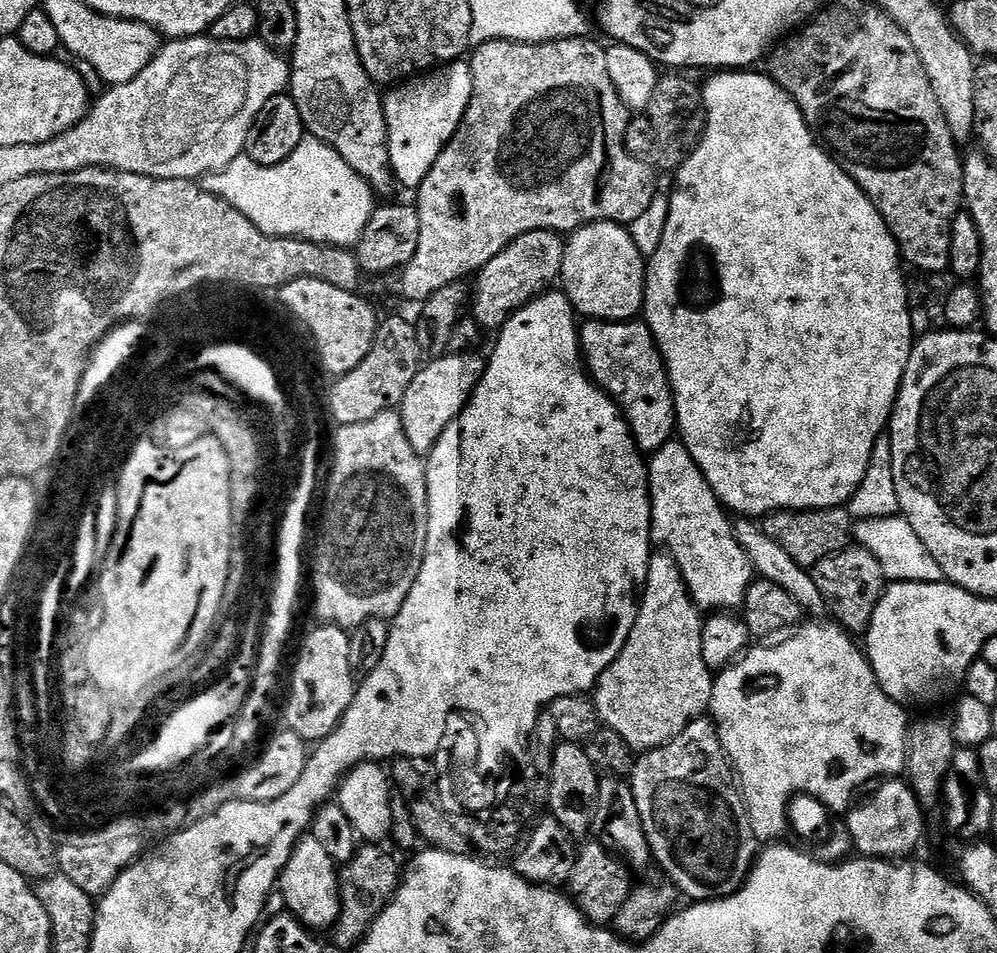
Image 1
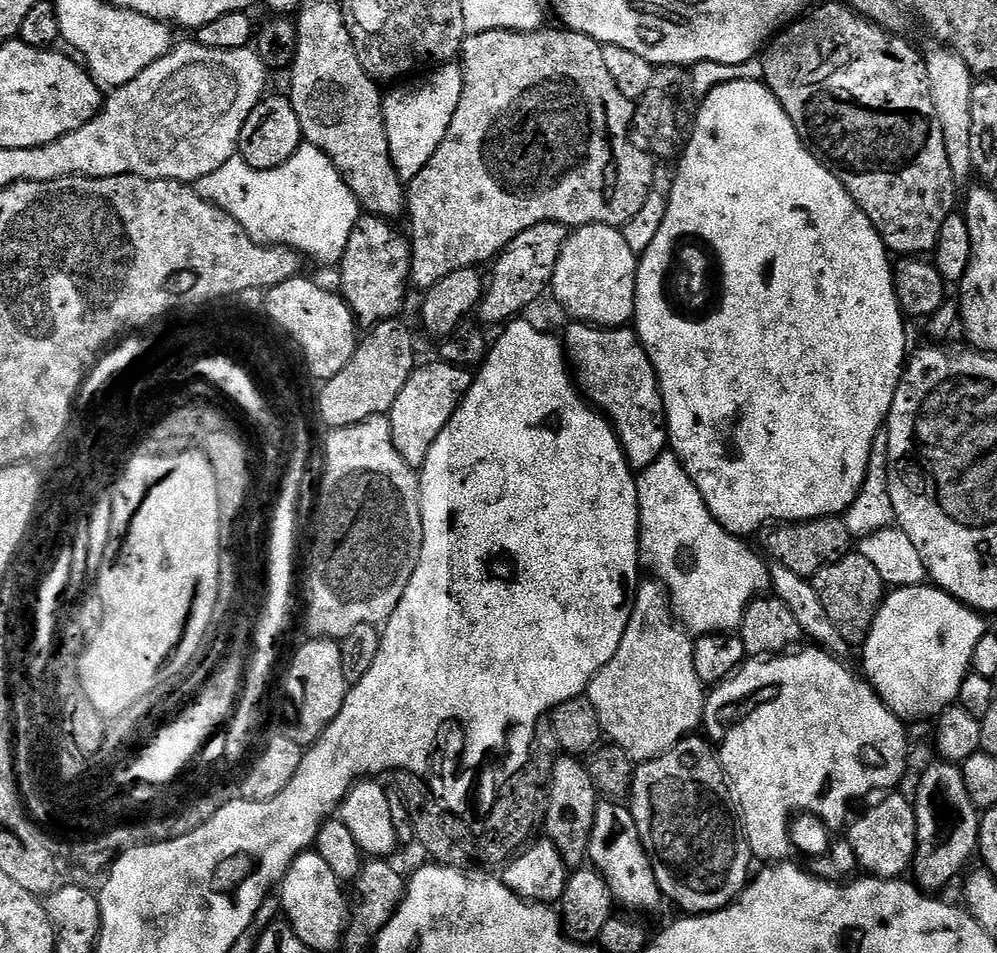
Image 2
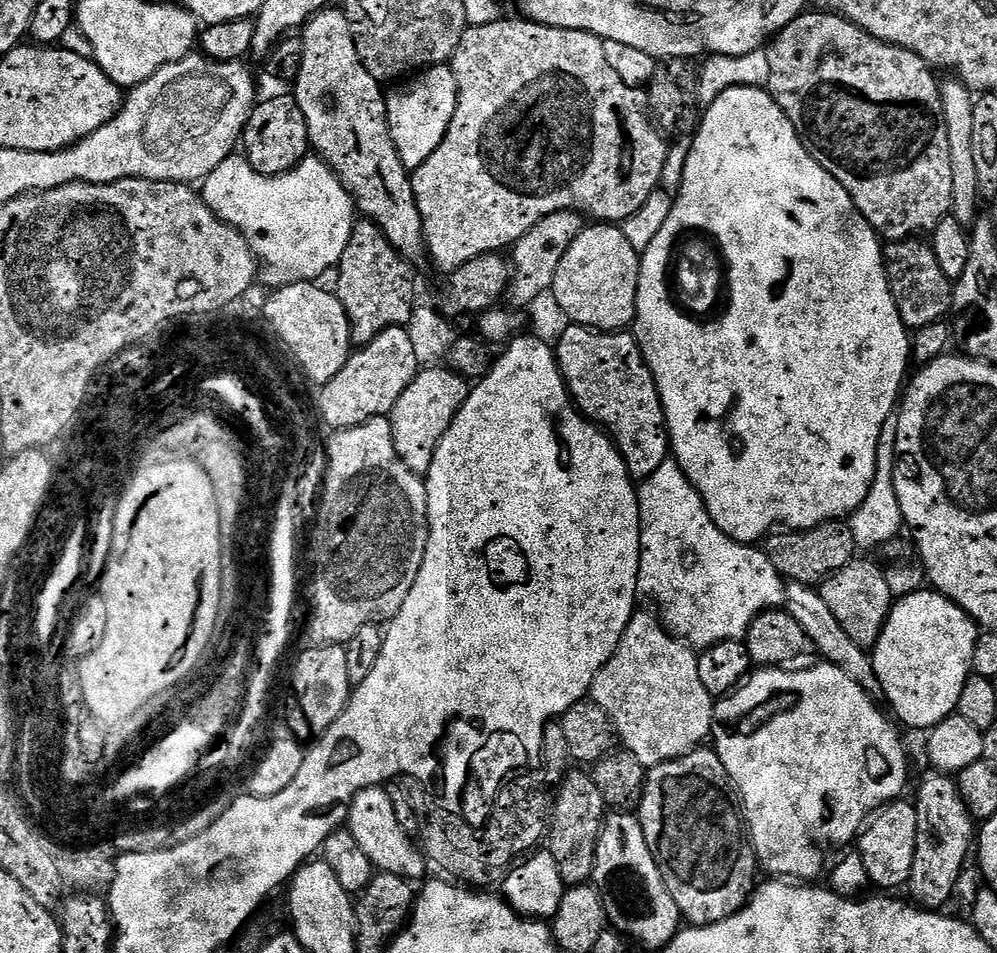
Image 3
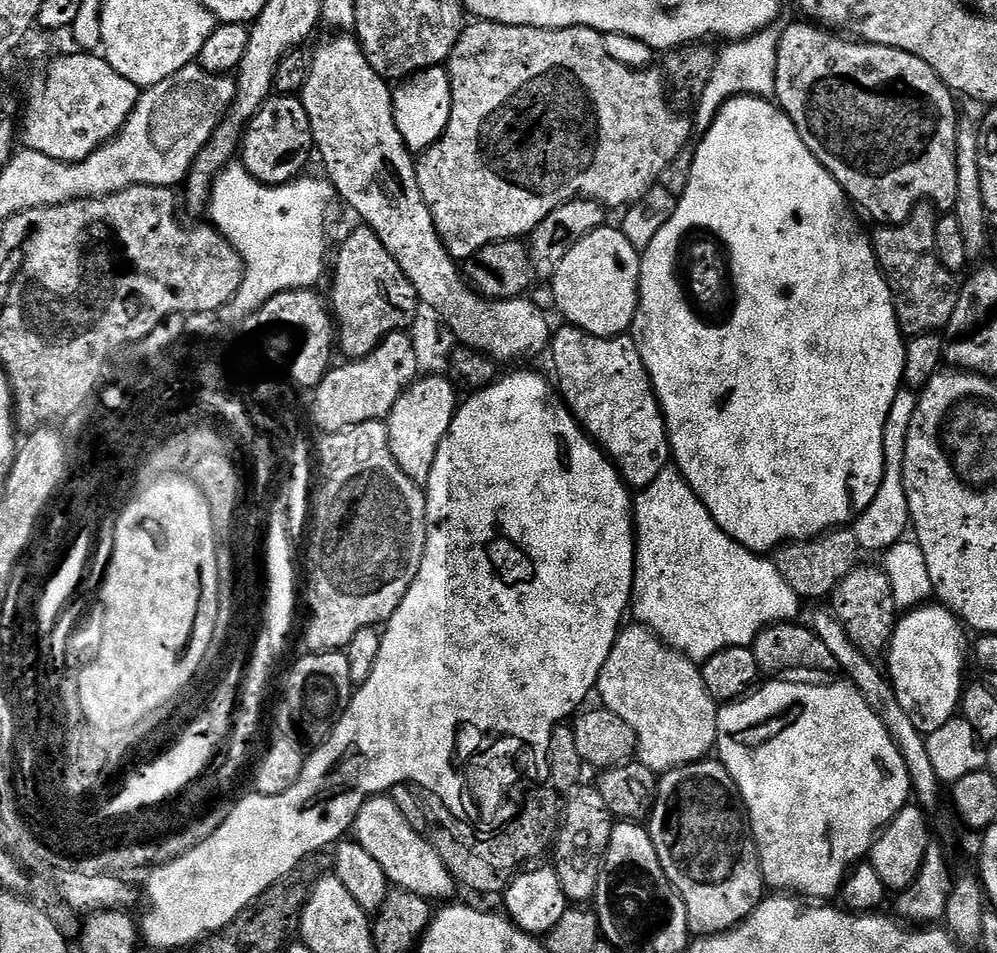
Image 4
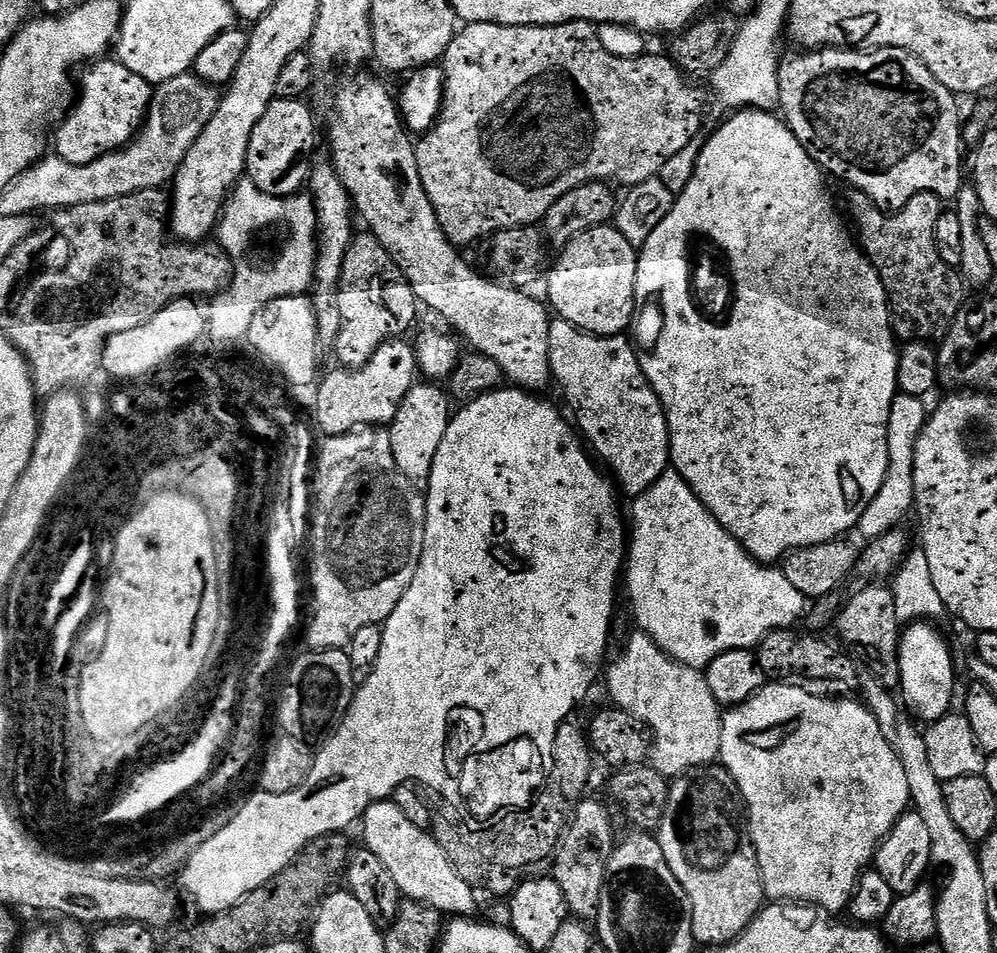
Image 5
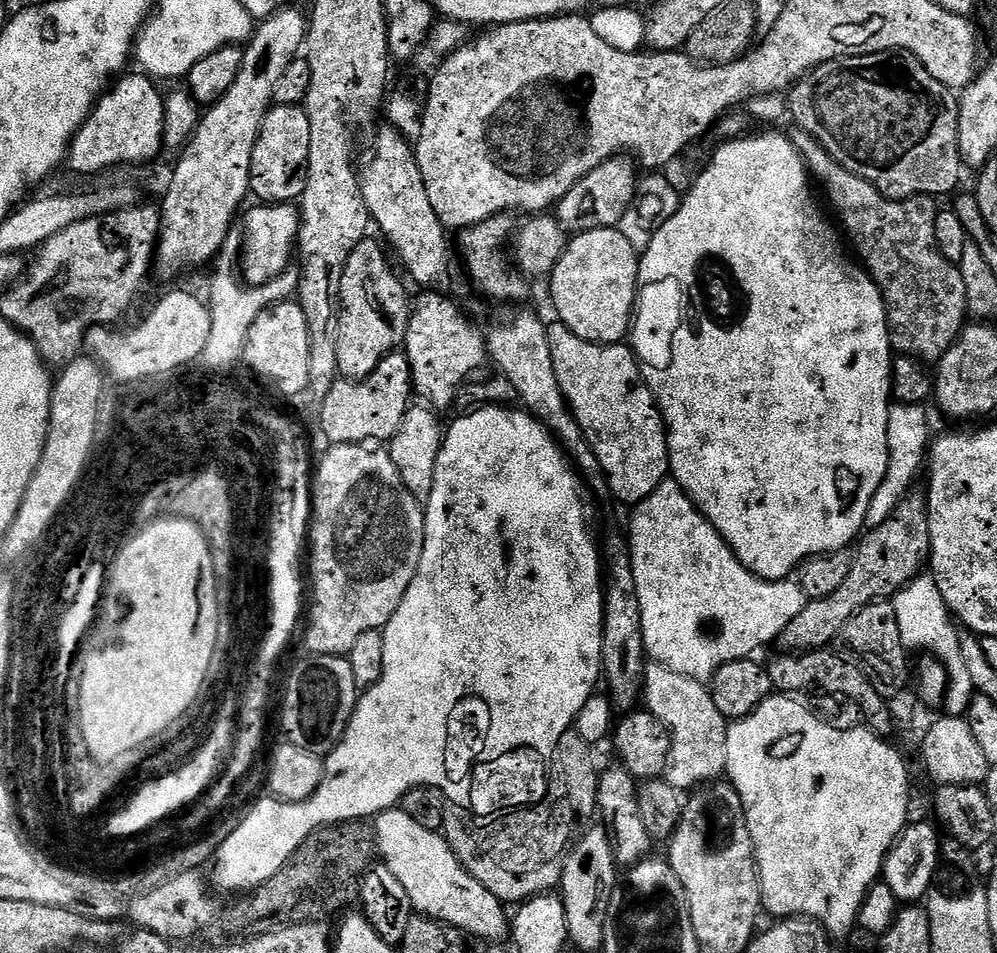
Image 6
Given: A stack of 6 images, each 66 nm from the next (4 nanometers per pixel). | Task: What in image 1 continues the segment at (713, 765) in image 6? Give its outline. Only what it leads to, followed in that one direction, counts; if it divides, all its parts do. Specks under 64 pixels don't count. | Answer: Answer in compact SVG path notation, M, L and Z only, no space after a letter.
M653 555L648 562L648 573L642 577L634 626L618 658L600 675L594 689L594 707L599 723L618 734L633 753L648 752L651 748L669 744L687 724L701 719L708 712L714 676L702 662L702 615L699 612L671 557Z

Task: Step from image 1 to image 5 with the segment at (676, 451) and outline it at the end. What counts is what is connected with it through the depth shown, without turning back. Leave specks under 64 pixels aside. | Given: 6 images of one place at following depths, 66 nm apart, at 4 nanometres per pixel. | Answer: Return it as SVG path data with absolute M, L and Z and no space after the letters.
M675 470L664 472L662 478L658 478L658 482L654 482L654 486L650 486L650 490L635 497L631 504L630 539L626 544L626 584L628 580L628 600L632 603L632 616L636 619L635 627L639 631L645 632L670 658L691 668L704 670L707 669L710 662L714 662L714 658L718 658L718 654L726 654L730 650L742 650L743 648L755 649L771 632L791 629L796 626L792 624L799 622L800 615L804 612L804 604L806 605L806 597L798 594L796 587L786 579L786 574L779 567L761 564L759 560L752 557L716 521L714 514L710 514L710 510L706 510L706 506L702 506L702 502L694 494L694 490L690 490L688 483L680 477L679 472Z

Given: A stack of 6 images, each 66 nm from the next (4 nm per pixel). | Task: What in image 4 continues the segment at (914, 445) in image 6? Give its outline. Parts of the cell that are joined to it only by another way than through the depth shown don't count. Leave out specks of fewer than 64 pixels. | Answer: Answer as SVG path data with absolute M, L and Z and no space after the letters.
M902 386L895 395L894 403L890 408L890 414L886 418L886 426L883 427L883 454L884 454L884 476L882 486L875 495L867 510L856 518L852 529L858 538L859 546L863 551L885 552L890 545L905 537L905 530L909 529L911 516L909 514L909 503L906 501L905 482L903 470L905 464L906 438L909 436L909 428L912 425L914 412L917 409L919 397L917 393Z

